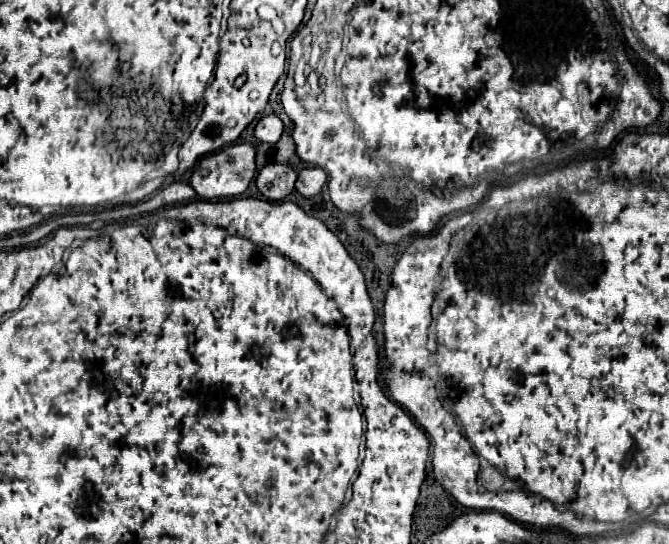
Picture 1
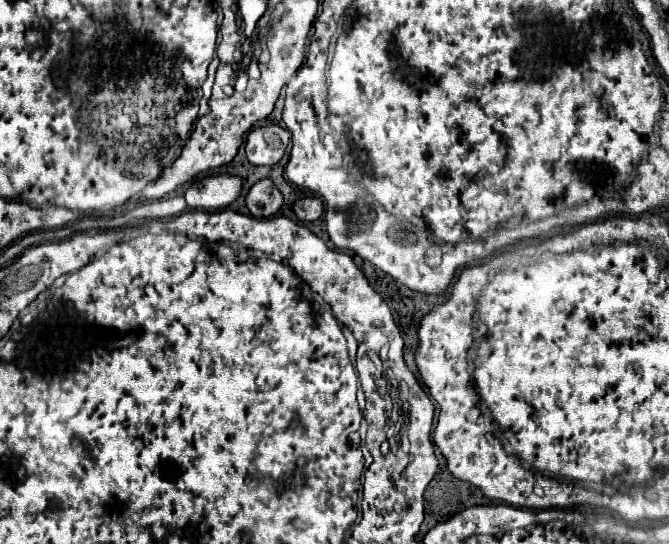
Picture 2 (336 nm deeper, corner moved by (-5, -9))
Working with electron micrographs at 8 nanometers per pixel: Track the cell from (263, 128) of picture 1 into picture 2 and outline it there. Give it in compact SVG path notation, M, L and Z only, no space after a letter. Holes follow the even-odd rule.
M260 126L254 128L246 138L246 158L254 166L276 164L290 142L290 132L282 126Z

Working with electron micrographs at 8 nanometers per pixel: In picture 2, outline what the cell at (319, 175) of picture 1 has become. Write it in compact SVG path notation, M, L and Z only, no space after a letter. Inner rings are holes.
M306 196L306 198L300 198L294 202L294 212L298 216L298 220L302 222L314 222L322 216L324 212L324 204L320 198L314 198L314 196Z

